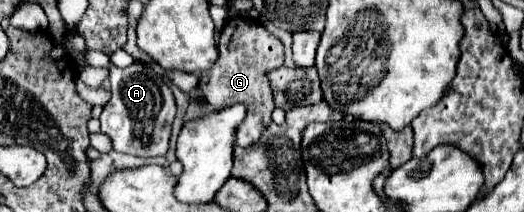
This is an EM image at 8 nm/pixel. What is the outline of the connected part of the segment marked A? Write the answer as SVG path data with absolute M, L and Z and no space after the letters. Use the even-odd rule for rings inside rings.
M139 61L125 69L115 65L107 69L111 81L111 101L103 107L99 121L101 131L111 137L113 149L119 153L131 153L135 157L165 155L169 149L171 125L175 119L175 99L171 89L159 75L155 75Z

